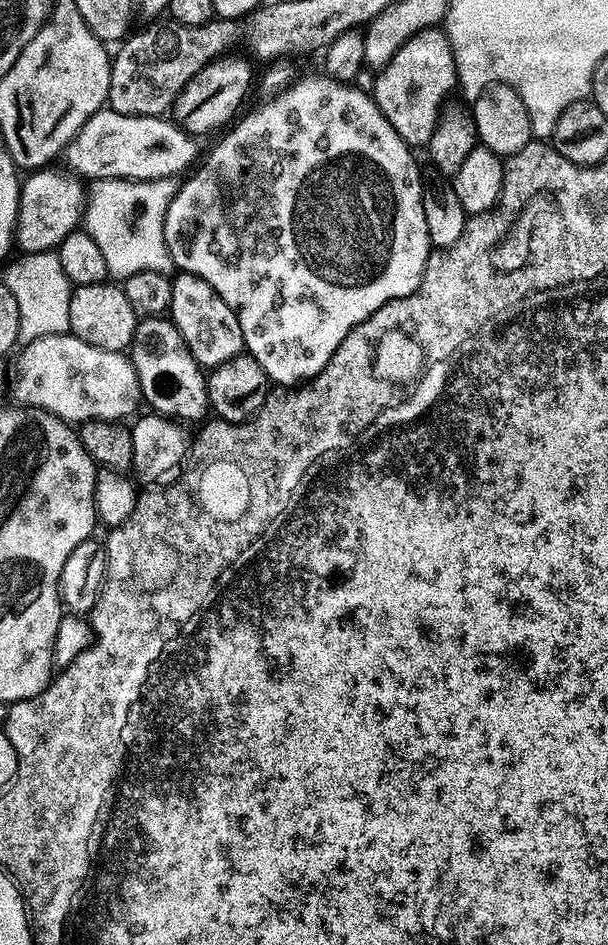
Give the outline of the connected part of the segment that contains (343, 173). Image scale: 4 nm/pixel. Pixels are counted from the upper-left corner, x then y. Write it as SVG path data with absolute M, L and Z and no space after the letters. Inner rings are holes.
M322 74L308 76L294 84L273 95L276 97L269 104L262 105L257 112L244 117L241 115L227 129L229 132L213 146L208 164L202 165L200 172L194 173L185 184L177 187L176 197L166 210L164 223L164 237L173 265L181 272L189 272L210 282L222 302L236 311L247 355L252 356L258 366L262 366L269 381L276 386L299 386L317 376L326 362L330 362L334 350L338 350L342 338L346 338L354 326L370 318L370 314L374 314L382 305L408 296L420 285L430 255L424 213L426 188L420 185L420 168L412 157L413 149L390 126L375 99L360 88L352 88L356 86L347 86ZM212 176L220 176L220 188L228 199L228 213L225 216L212 209Z

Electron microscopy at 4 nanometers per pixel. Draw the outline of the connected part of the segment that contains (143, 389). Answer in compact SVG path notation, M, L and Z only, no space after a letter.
M146 318L136 325L135 338L132 340L130 359L138 374L140 392L143 401L150 404L157 415L165 416L183 423L203 421L210 410L208 402L208 386L205 371L200 368L196 359L189 354L184 339L175 324L166 318Z

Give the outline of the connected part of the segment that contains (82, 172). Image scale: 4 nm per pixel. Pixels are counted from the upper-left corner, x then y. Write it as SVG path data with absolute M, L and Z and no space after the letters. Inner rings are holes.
M101 110L94 113L90 119L78 130L78 134L68 143L66 157L67 167L75 175L97 180L156 180L156 160L148 156L148 140L140 136L140 128L144 128L144 116L120 115L111 110ZM144 140L144 144L140 144Z

